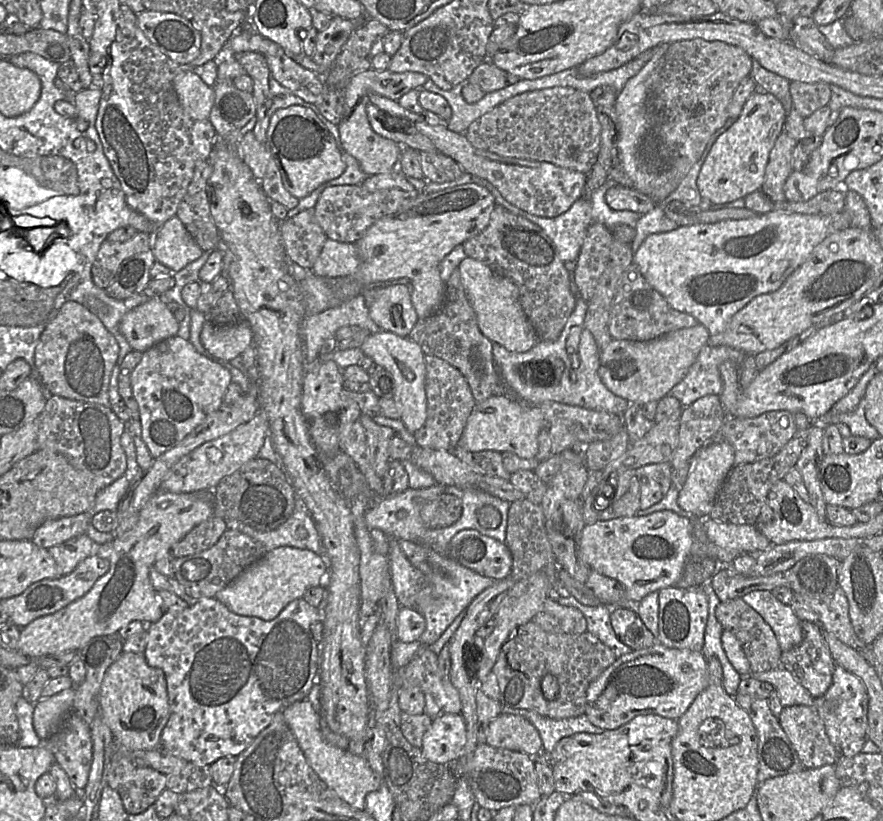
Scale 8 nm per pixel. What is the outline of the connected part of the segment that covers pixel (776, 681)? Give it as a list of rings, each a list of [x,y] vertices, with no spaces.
[[[778,667],[773,670],[751,673],[755,679],[770,683],[778,692],[783,707],[804,705],[812,706],[814,697],[805,689],[794,676],[784,669]]]

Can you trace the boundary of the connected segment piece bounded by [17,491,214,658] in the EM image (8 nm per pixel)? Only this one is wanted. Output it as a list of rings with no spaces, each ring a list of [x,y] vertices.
[[[158,491],[152,495],[139,511],[138,522],[132,529],[110,542],[95,546],[95,554],[109,560],[109,570],[97,579],[83,597],[22,628],[17,651],[32,658],[79,651],[91,639],[117,633],[132,621],[145,624],[157,622],[166,609],[151,584],[151,567],[192,528],[212,515],[213,504],[195,492]]]

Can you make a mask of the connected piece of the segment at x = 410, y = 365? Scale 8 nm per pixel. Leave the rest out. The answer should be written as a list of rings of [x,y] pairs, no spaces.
[[[380,331],[369,335],[360,346],[365,356],[375,364],[382,366],[393,378],[393,396],[399,412],[400,420],[410,433],[419,430],[426,419],[425,378],[426,367],[421,347],[408,337],[403,338],[388,331]]]

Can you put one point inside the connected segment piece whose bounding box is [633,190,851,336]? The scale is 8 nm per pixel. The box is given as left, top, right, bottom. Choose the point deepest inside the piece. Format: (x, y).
(710, 271)

